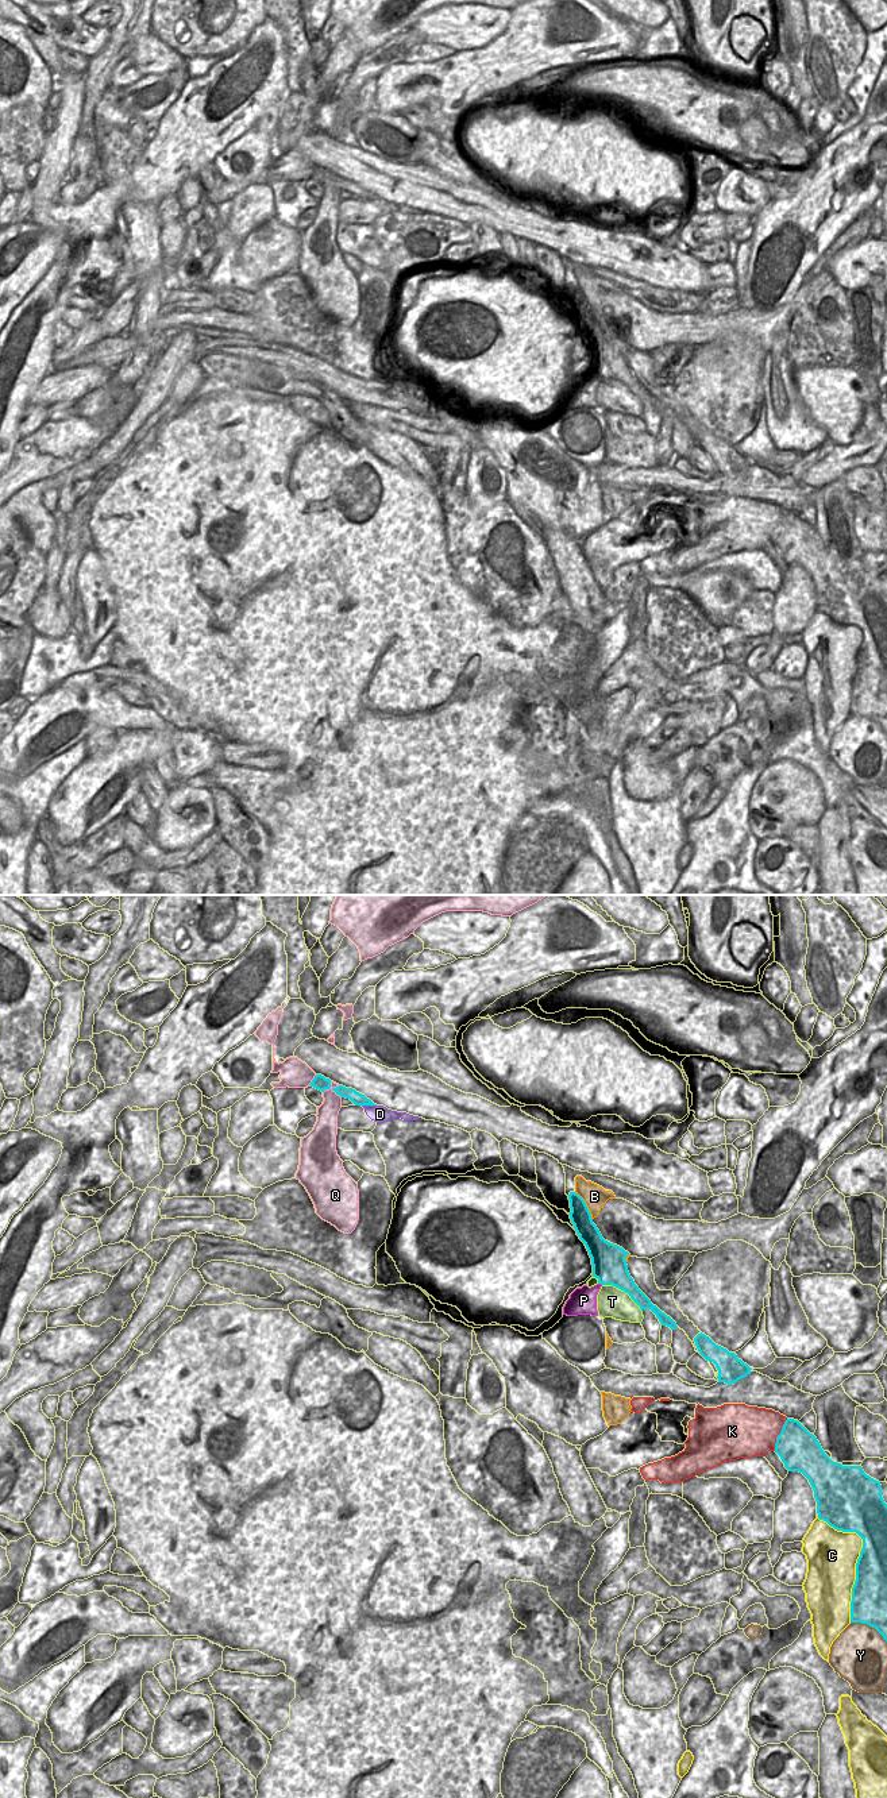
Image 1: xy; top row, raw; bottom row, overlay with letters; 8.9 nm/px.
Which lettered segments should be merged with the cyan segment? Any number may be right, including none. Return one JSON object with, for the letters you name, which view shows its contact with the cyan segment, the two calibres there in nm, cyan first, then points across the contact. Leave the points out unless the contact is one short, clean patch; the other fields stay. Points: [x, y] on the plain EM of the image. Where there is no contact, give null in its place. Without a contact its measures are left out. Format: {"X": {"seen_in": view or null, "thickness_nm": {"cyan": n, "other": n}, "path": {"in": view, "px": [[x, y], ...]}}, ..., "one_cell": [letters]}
{"one_cell": []}

